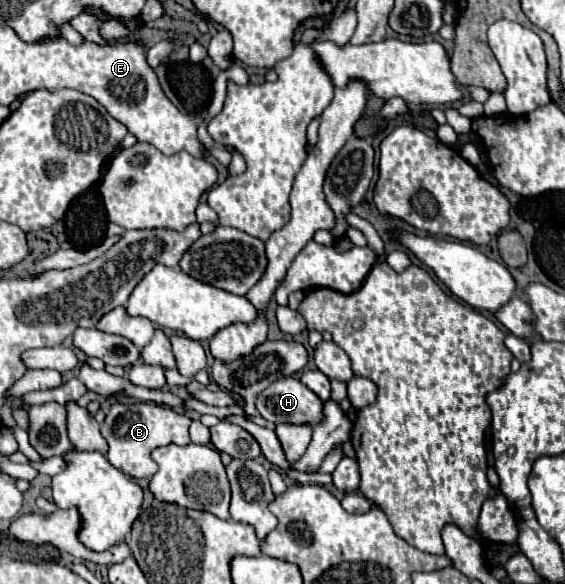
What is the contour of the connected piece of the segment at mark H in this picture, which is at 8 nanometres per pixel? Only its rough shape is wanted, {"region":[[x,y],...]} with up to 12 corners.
{"region":[[298,378],[272,382],[258,398],[274,424],[320,424],[324,402]]}

